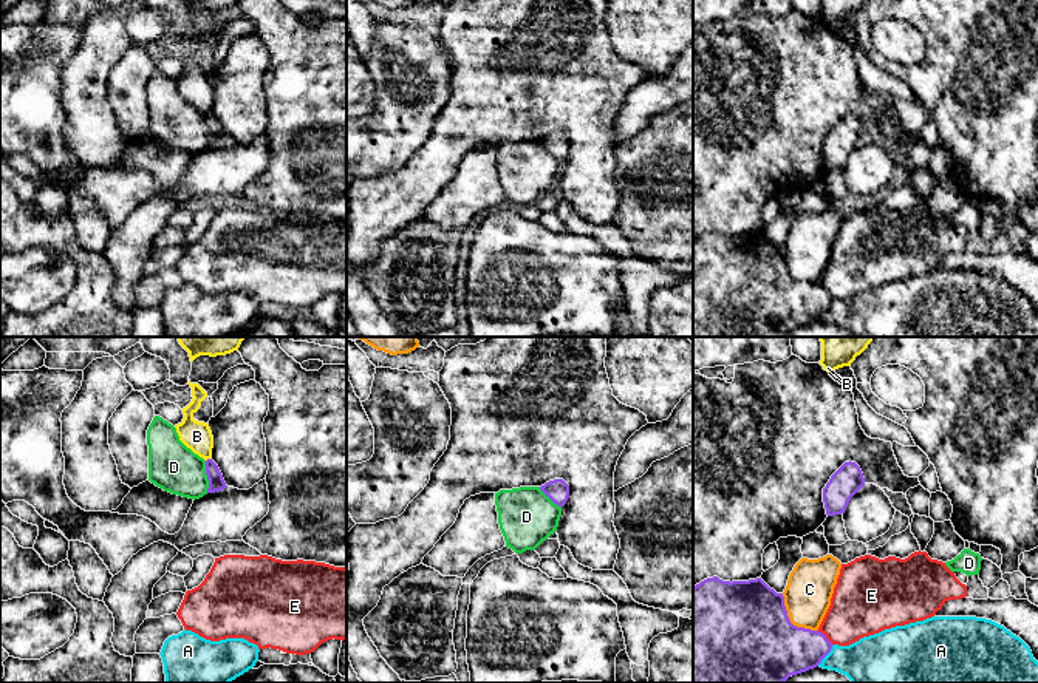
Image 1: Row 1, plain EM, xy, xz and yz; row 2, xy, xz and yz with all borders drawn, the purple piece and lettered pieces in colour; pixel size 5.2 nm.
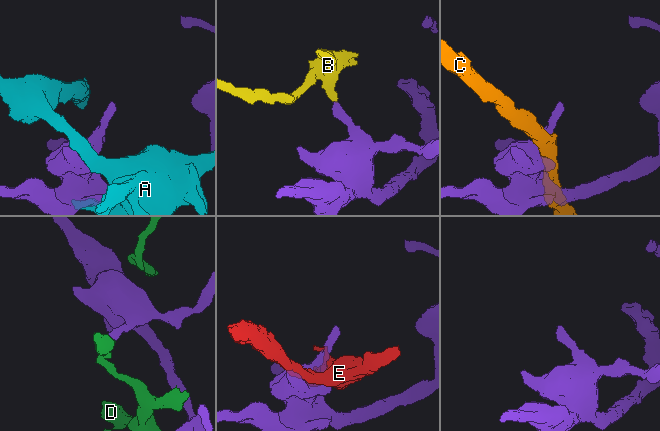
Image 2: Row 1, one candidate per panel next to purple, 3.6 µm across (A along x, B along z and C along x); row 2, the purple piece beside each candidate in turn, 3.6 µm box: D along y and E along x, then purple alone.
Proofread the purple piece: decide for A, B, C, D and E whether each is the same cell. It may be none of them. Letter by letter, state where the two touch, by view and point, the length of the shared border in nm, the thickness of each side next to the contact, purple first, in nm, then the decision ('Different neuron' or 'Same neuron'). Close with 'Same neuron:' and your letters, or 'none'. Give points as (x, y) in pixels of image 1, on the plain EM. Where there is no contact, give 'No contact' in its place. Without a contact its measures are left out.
A: Touches purple at yz (826, 308). Shared border 140 nm. Thickness 300 nm (purple) against 280 nm. Different neuron
B: Touches purple at xy (208, 113). Shared border 30 nm. Thickness 80 nm (purple) against 150 nm. Different neuron
C: Touches purple at yz (789, 275). Shared border 280 nm. Thickness 500 nm (purple) against 240 nm. Different neuron
D: Touches purple at xy (208, 130). Shared border 170 nm. Thickness 80 nm (purple) against 260 nm. Different neuron
E: Touches purple at yz (825, 291). Shared border 120 nm. Thickness 300 nm (purple) against 320 nm. Different neuron
Same neuron: none

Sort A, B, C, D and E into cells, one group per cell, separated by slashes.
A / B / C / D / E

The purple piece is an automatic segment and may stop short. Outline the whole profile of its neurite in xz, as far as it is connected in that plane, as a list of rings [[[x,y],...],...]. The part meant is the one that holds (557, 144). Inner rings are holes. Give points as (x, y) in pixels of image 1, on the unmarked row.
[[[563,133],[549,134],[540,144],[558,161],[563,161],[569,151],[569,139]]]

